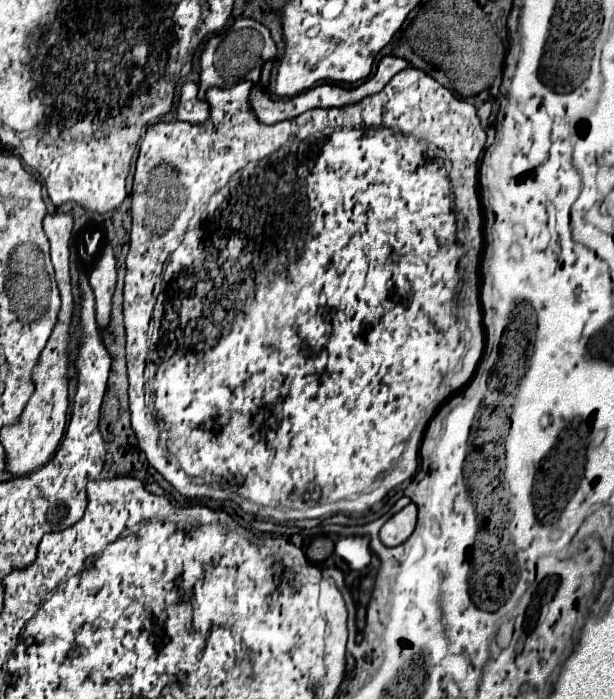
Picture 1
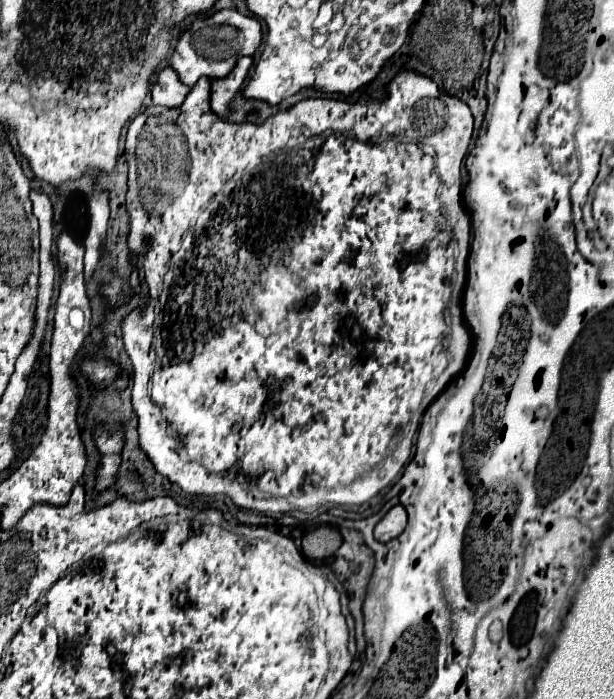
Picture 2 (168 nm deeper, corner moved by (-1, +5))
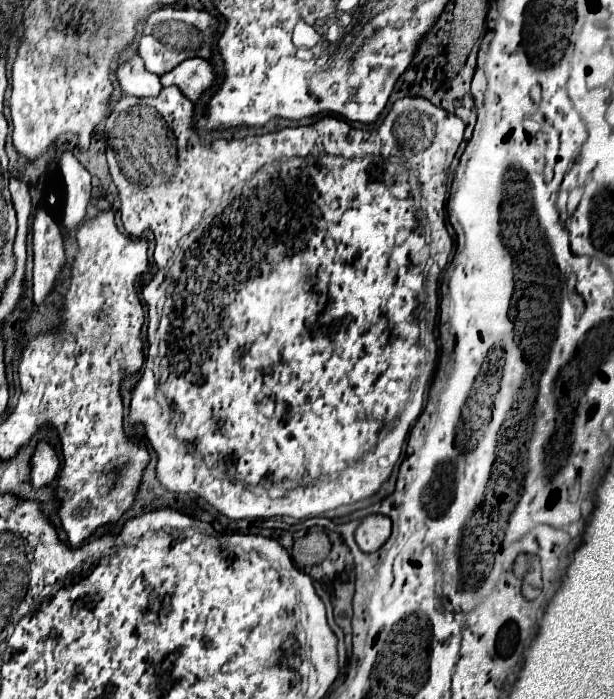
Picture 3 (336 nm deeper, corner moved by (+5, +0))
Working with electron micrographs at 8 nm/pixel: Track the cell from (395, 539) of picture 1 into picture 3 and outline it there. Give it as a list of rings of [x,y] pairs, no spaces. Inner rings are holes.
[[[371,514],[363,518],[355,532],[355,540],[363,552],[377,552],[391,536],[391,518],[383,514]]]

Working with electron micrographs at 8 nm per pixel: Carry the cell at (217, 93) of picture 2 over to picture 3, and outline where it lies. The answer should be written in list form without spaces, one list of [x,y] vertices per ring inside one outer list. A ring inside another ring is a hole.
[[[189,58],[161,76],[163,86],[179,86],[191,102],[197,102],[205,92],[209,92],[217,80],[219,74],[215,66],[205,58]]]

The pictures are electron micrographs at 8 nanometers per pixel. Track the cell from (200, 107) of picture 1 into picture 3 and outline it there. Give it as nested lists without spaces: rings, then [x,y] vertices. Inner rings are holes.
[[[131,56],[127,62],[123,62],[117,76],[123,92],[127,92],[129,96],[137,96],[137,98],[159,96],[163,90],[159,76],[147,72],[139,56]]]

